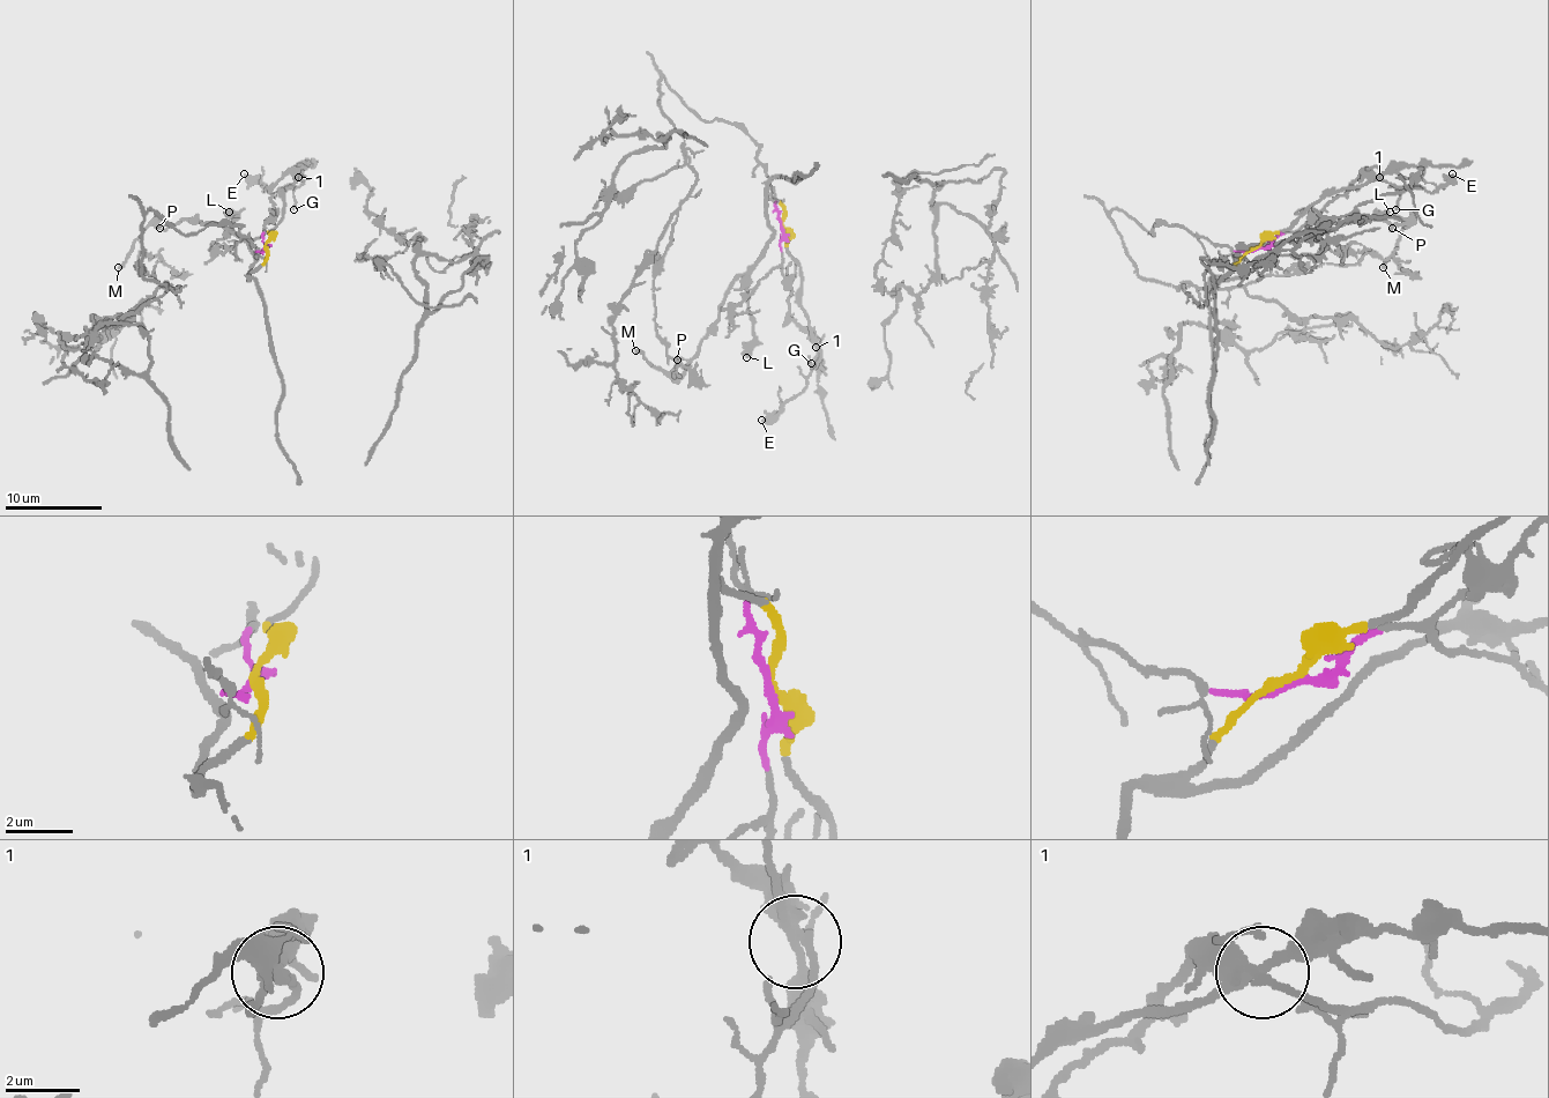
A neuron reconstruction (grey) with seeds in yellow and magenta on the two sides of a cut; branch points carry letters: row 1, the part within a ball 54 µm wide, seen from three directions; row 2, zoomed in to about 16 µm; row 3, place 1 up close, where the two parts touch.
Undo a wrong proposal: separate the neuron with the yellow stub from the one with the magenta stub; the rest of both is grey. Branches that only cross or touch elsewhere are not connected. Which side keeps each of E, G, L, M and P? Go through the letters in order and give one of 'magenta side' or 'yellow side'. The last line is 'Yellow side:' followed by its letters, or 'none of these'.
E: magenta side
G: magenta side
L: yellow side
M: yellow side
P: yellow side
Yellow side: L, M, P

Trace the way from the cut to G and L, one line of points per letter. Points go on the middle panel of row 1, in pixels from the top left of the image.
G: (783, 225), (781, 275), (790, 287), (788, 313), (807, 331), (819, 350), (819, 360), (810, 368), (810, 362)
L: (783, 223), (783, 209), (771, 199), (766, 201), (771, 240), (749, 275), (754, 346), (746, 357)

